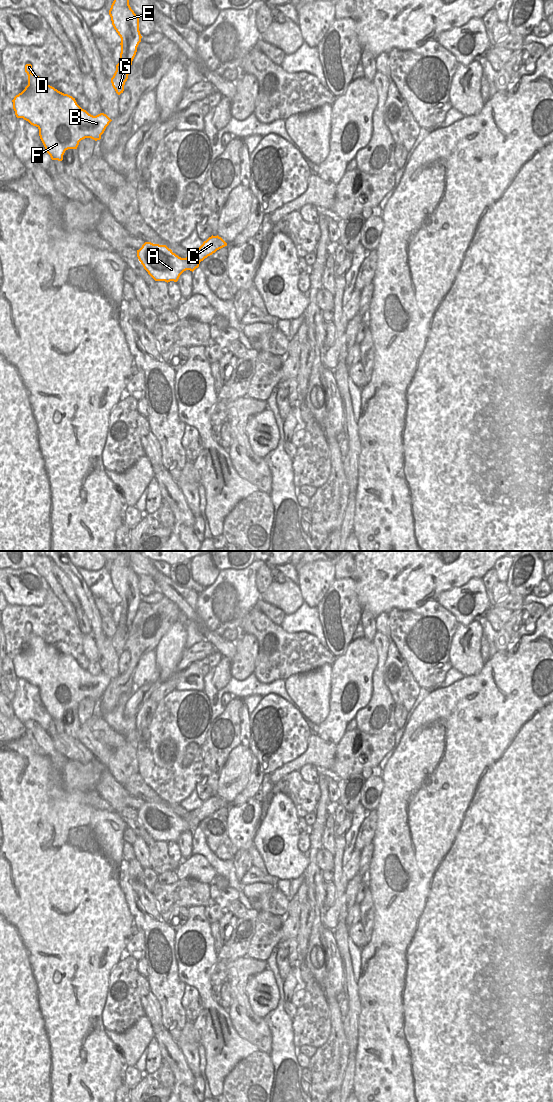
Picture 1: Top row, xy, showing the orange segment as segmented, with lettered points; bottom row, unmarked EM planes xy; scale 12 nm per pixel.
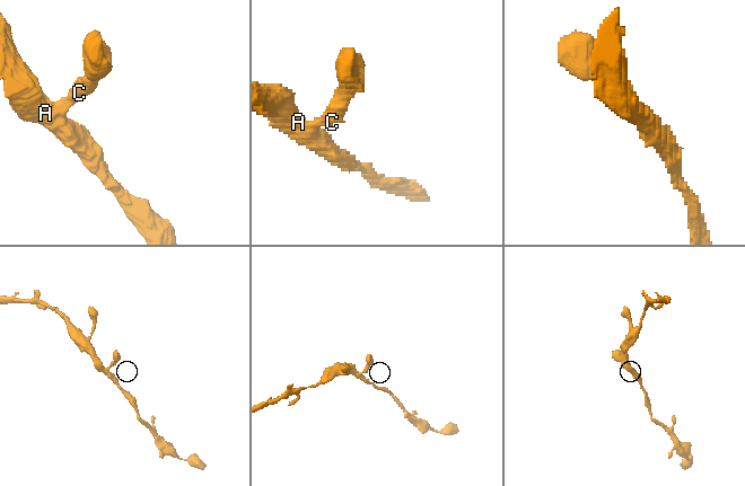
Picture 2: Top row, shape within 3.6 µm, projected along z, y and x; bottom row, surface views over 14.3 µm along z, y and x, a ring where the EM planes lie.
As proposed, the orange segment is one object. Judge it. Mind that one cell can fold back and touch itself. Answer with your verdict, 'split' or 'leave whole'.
leave whole

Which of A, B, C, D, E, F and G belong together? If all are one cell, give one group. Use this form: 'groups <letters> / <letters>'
groups A B C D E F G

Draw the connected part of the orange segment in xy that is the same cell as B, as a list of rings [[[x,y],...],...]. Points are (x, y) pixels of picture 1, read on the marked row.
[[[31,64],[25,65],[25,72],[28,75],[28,85],[12,100],[13,109],[17,118],[23,118],[39,129],[40,139],[52,160],[62,161],[65,151],[77,149],[79,142],[85,138],[95,141],[101,139],[112,121],[106,114],[89,114],[77,104],[75,98],[58,91],[33,74]]]

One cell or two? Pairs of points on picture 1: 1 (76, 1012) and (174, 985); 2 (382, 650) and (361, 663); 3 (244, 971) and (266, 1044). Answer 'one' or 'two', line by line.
1: two
2: two
3: one

